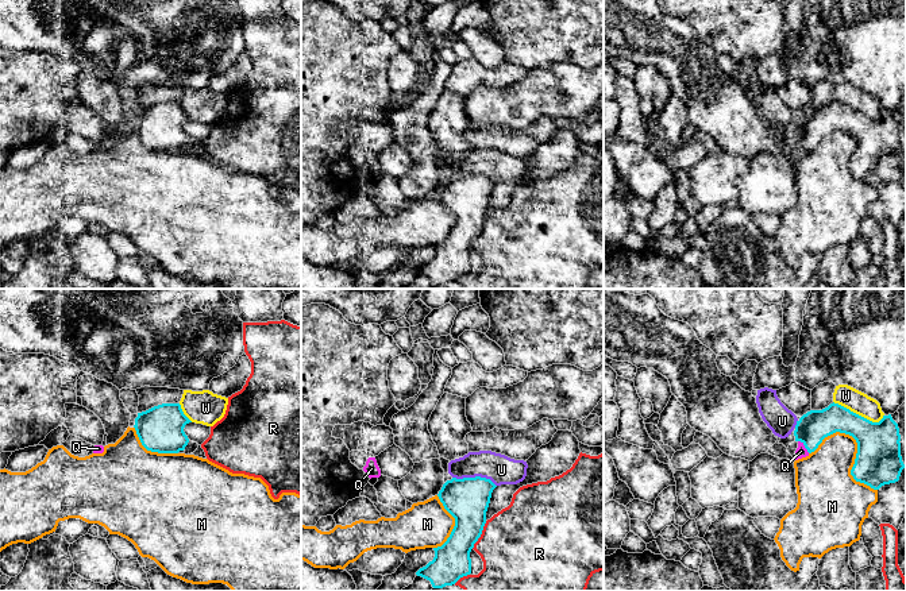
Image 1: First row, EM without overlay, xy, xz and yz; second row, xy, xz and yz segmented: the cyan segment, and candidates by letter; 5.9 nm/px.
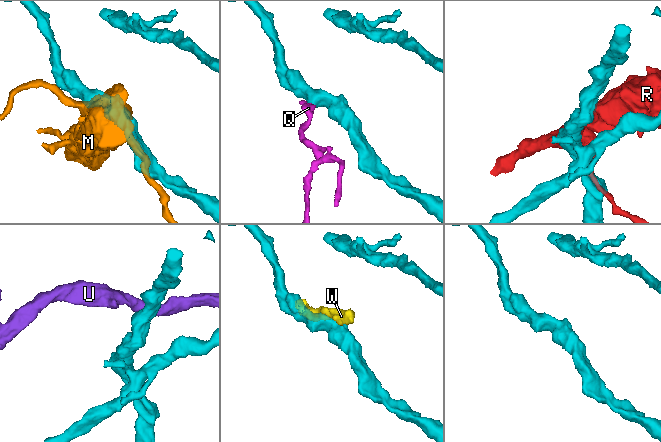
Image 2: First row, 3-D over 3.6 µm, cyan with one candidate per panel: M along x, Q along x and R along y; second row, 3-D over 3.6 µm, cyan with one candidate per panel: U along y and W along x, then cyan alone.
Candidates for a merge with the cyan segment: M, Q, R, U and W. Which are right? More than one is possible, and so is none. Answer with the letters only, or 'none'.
Q

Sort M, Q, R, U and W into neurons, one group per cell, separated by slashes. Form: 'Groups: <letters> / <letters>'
Groups: M / Q / R / U / W

